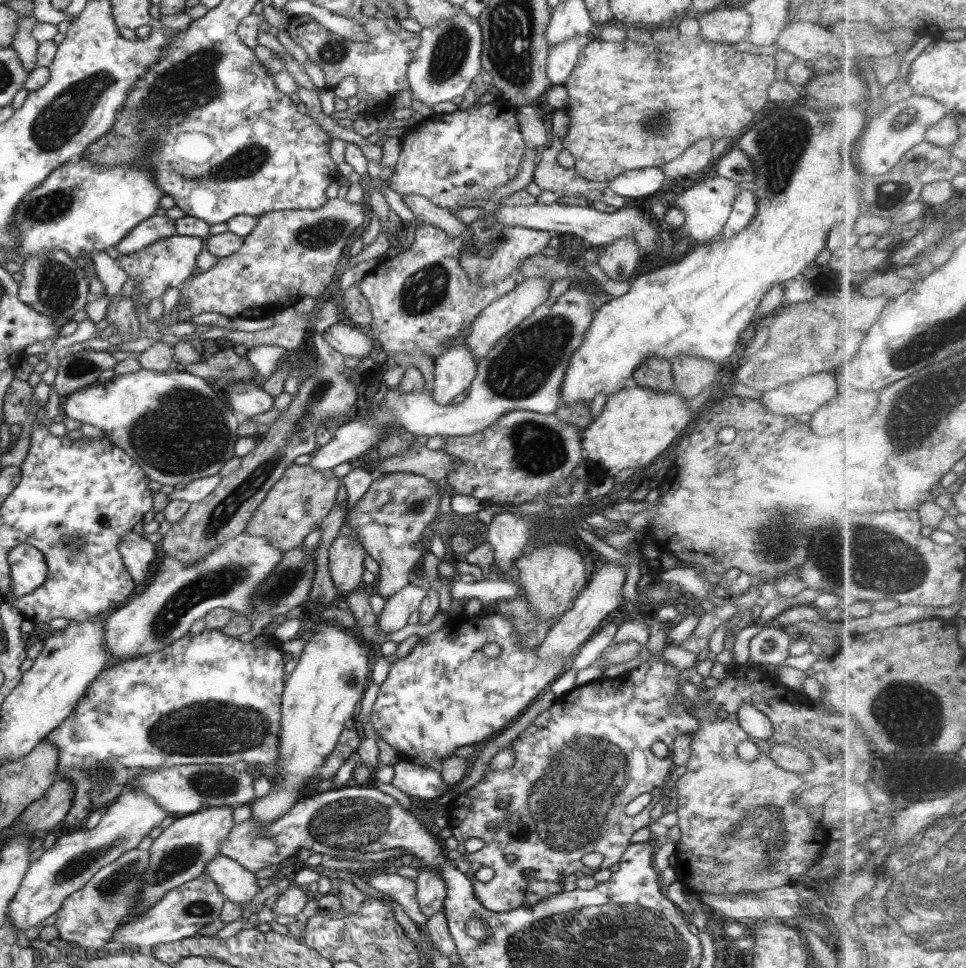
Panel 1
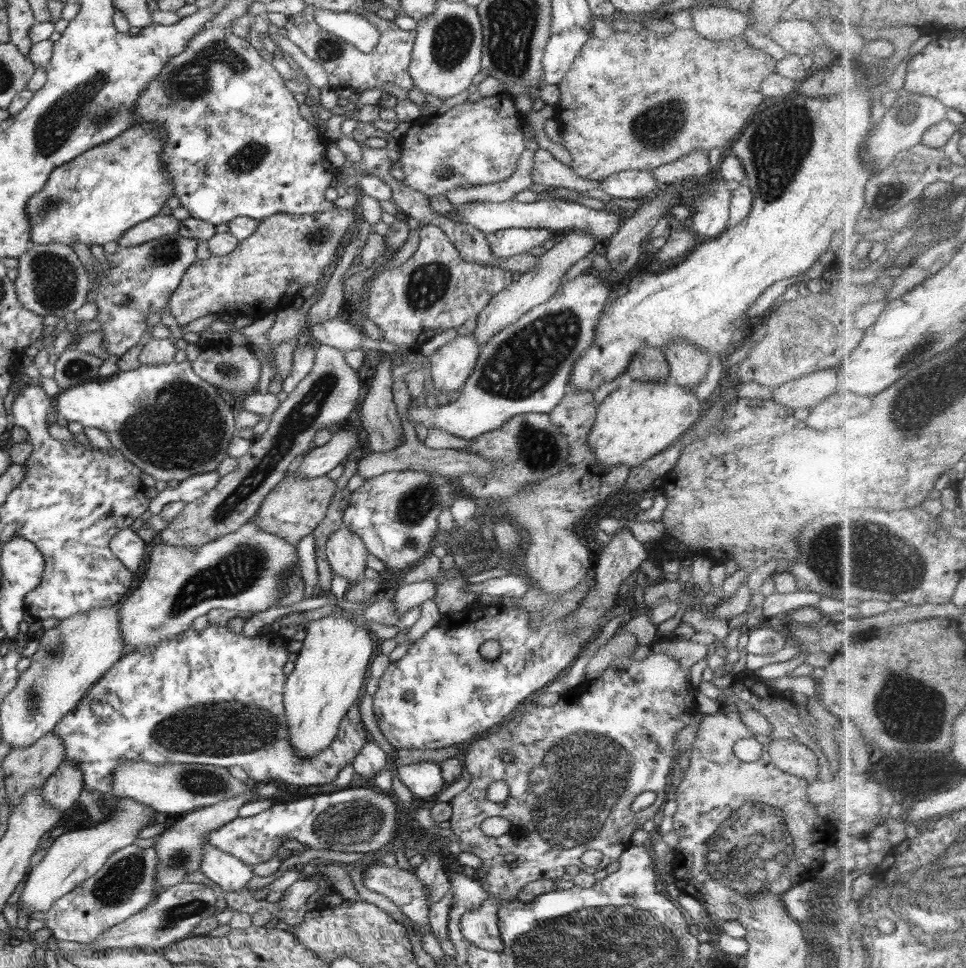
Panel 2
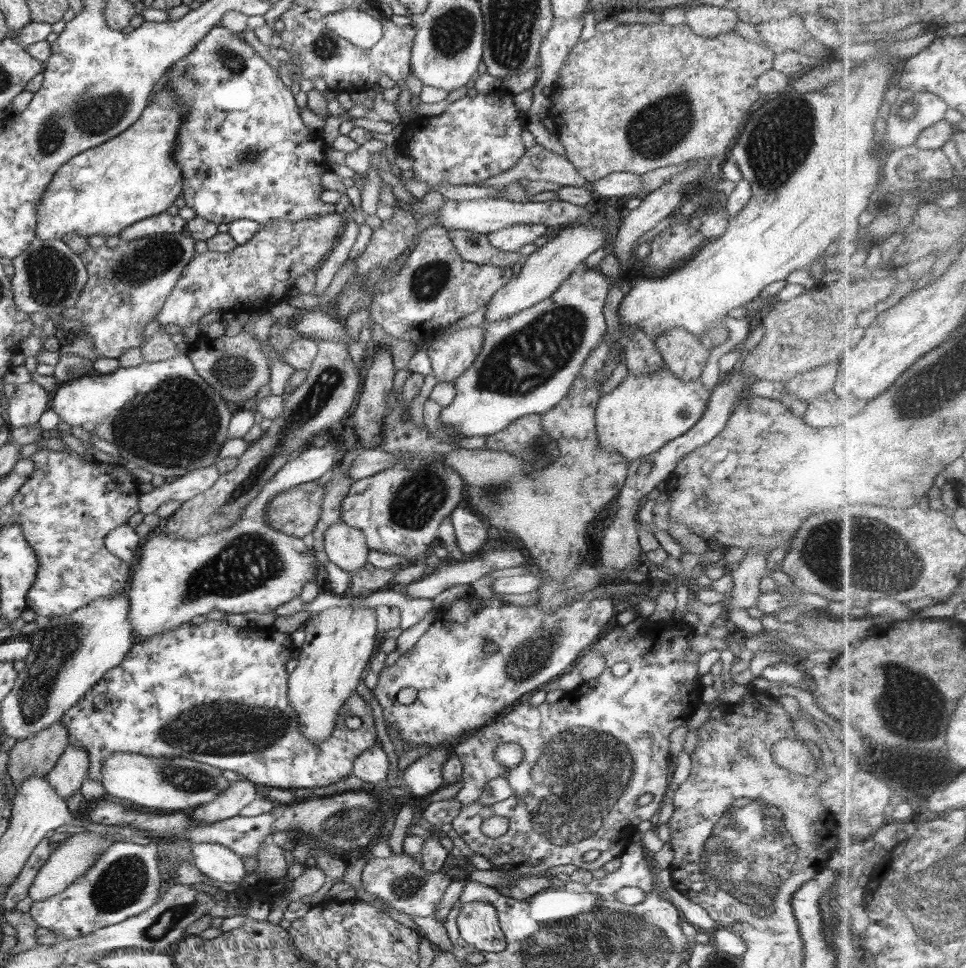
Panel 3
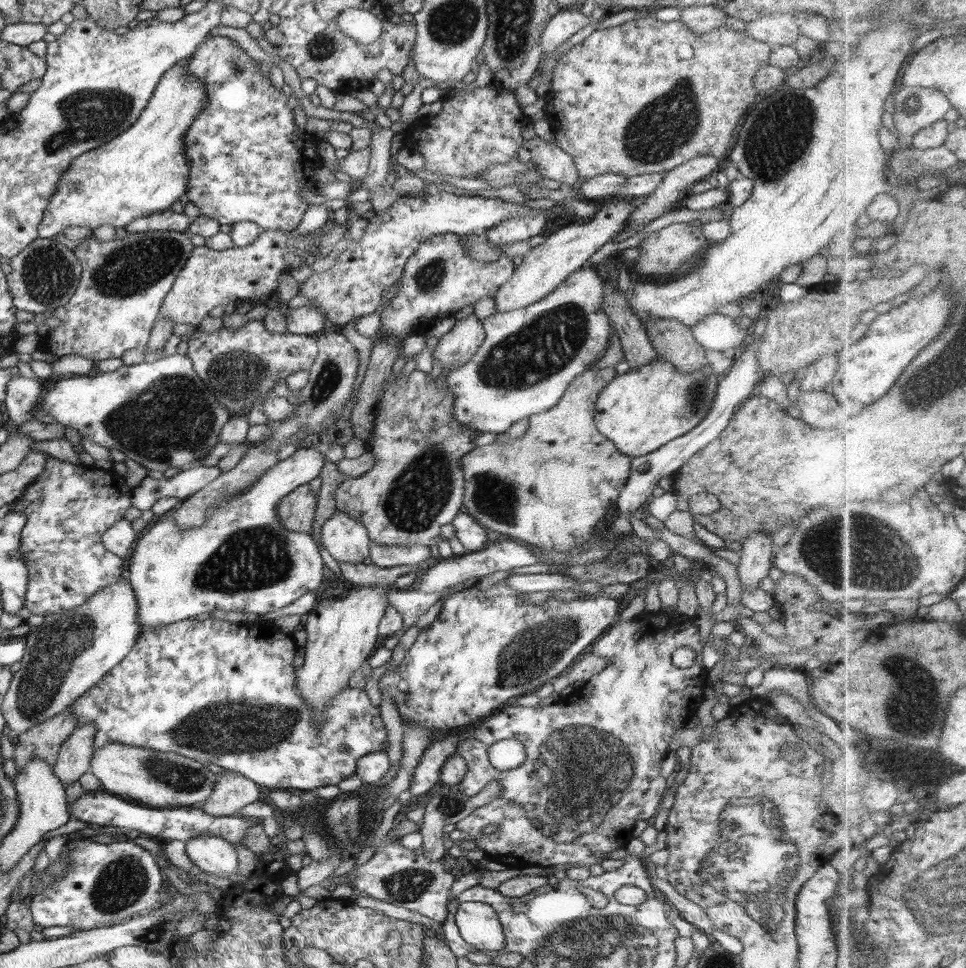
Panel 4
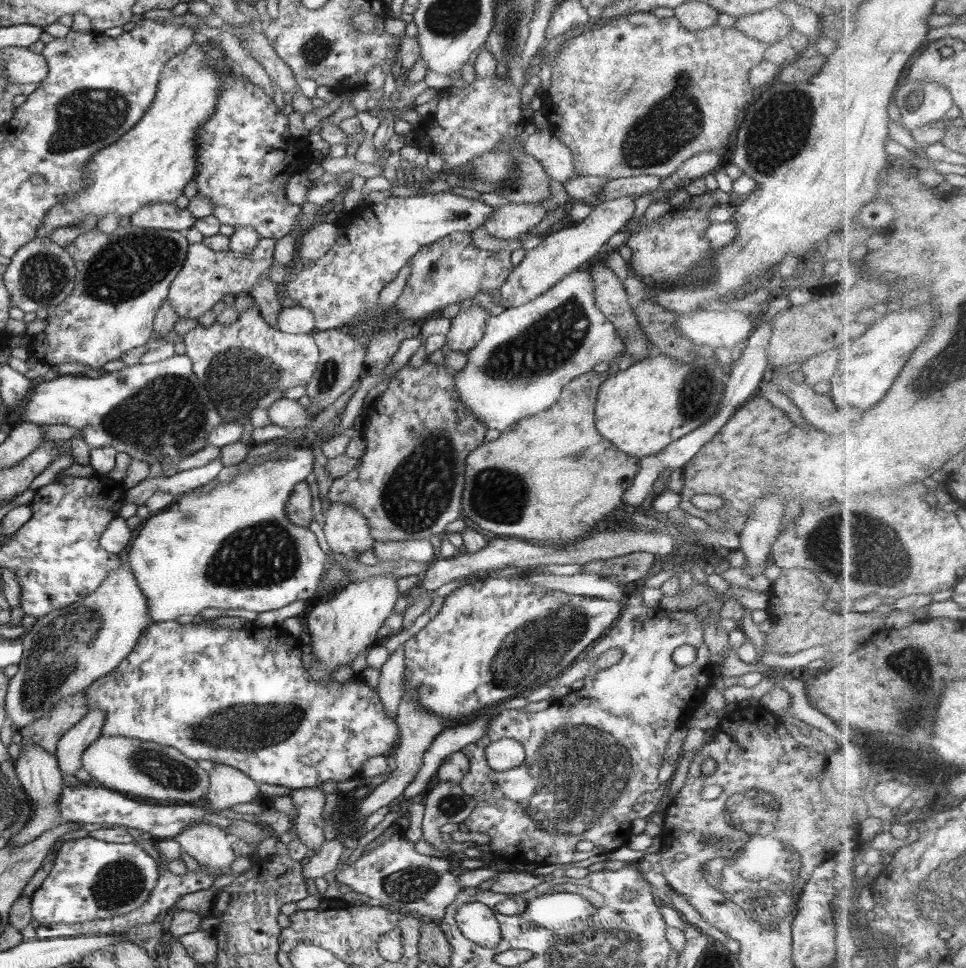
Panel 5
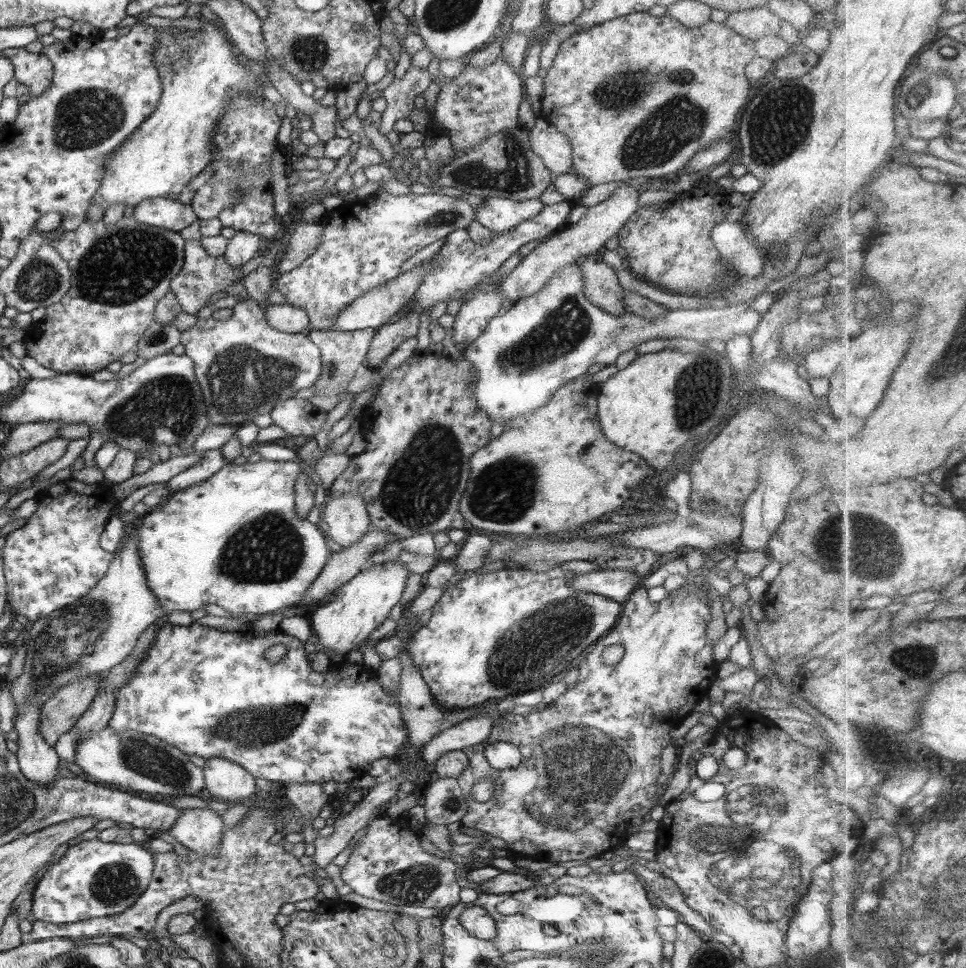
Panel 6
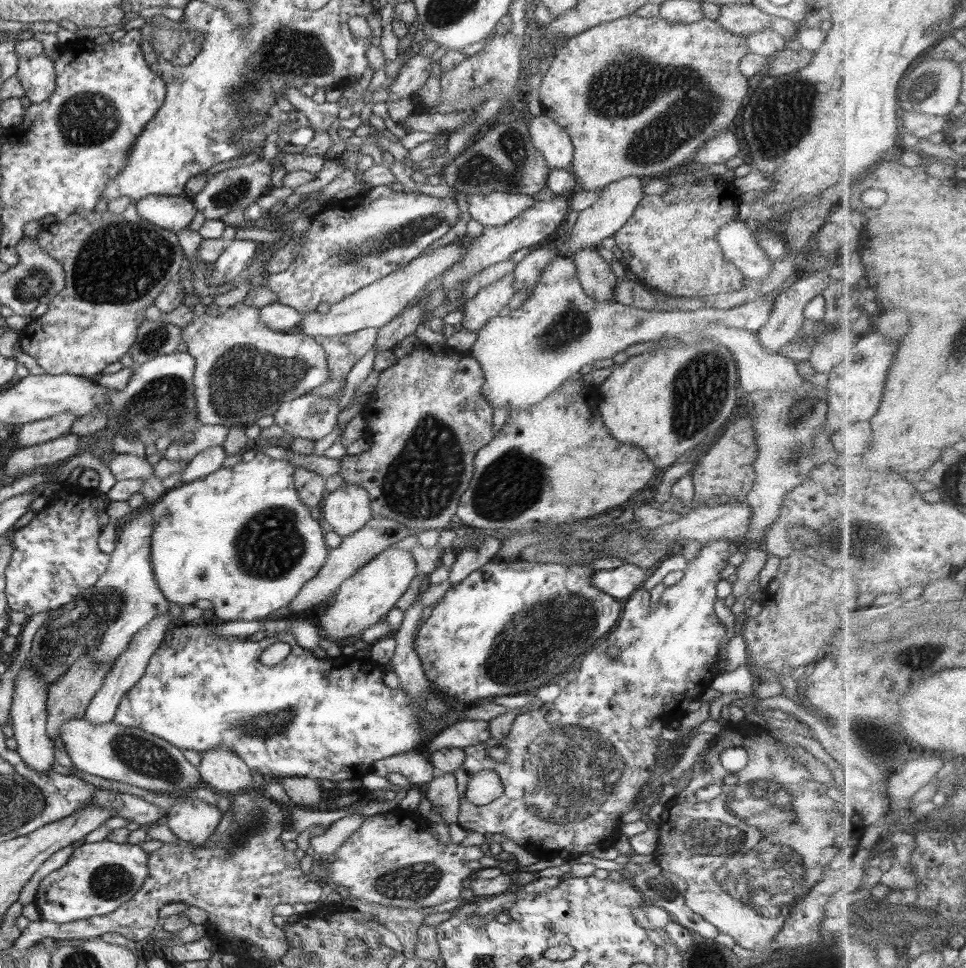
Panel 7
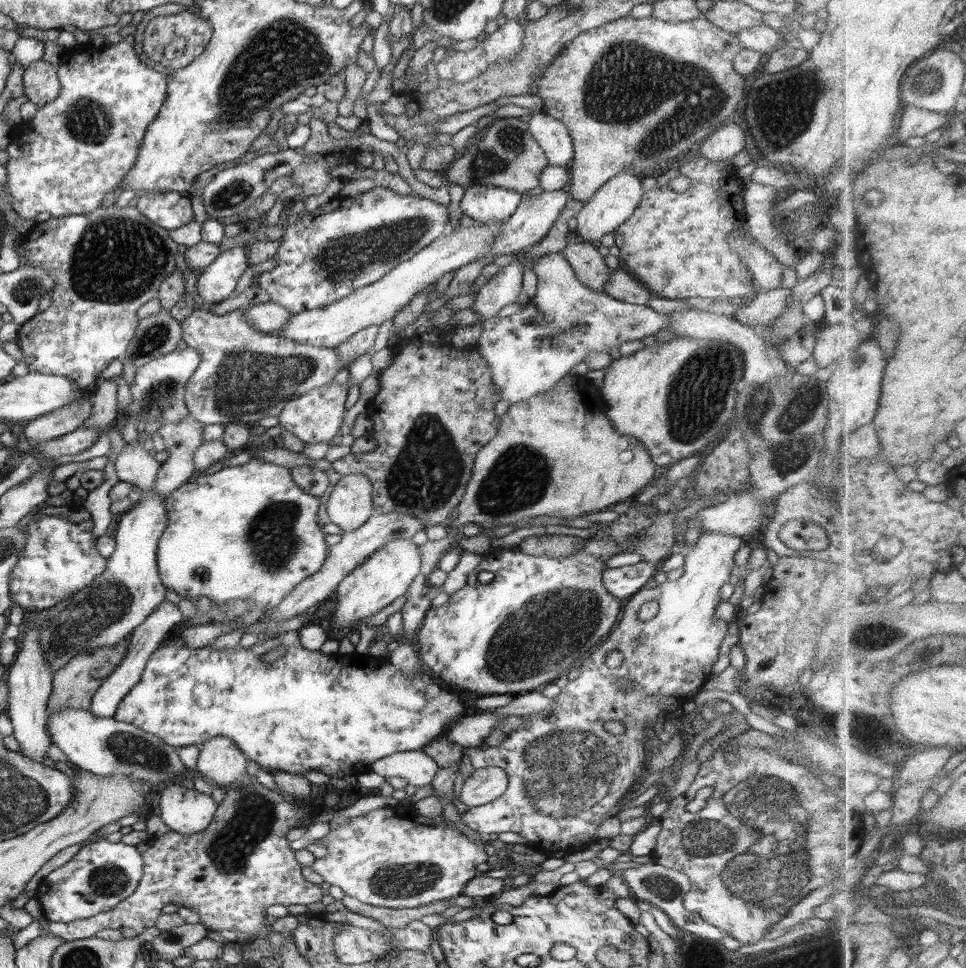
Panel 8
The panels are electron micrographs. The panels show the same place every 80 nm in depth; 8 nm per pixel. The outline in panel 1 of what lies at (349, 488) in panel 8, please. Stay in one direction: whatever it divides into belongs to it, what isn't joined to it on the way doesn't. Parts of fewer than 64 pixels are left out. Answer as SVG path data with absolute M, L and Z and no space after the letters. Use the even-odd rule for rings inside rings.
M340 534L330 545L328 569L341 598L364 584L364 560L367 556L359 541L352 541Z

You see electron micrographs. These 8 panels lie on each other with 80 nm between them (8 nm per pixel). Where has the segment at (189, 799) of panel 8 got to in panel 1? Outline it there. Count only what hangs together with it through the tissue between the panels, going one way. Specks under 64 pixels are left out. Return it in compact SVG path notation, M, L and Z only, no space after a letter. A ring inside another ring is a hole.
M219 854L206 867L205 873L218 885L222 896L234 904L249 906L261 891L255 873L246 870L236 860Z

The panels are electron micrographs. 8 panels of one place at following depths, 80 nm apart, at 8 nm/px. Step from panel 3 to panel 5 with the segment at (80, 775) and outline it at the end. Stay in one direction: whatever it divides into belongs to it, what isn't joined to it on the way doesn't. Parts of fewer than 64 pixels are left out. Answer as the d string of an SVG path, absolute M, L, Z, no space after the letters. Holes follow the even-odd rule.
M101 708L89 710L78 724L68 729L58 741L55 754L58 769L62 773L75 776L82 769L82 755L98 737L104 724L104 711Z

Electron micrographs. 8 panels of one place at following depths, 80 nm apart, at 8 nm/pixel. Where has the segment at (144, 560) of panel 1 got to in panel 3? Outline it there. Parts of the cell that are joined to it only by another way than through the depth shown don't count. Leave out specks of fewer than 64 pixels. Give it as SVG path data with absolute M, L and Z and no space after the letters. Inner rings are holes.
M122 525L106 535L104 547L126 565L134 564L140 549L140 536L132 526Z

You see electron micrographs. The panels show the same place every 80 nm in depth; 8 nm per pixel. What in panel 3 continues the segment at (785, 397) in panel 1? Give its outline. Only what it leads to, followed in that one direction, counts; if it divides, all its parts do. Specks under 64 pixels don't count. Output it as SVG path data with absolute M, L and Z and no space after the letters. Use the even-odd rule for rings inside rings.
M825 364L795 376L786 384L785 390L786 394L793 394L793 397L790 398L800 398L800 400L805 400L812 405L815 398L832 391L834 383L834 367Z

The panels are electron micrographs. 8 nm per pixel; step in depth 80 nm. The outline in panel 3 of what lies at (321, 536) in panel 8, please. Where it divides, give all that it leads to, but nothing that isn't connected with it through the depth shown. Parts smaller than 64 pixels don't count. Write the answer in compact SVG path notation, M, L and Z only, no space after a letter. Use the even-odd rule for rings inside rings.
M326 443L322 448L315 446L304 448L300 456L289 460L269 481L258 497L250 501L242 517L228 529L218 533L202 535L194 541L174 539L166 535L163 524L153 530L147 537L146 543L138 549L136 566L131 568L132 581L128 582L125 593L130 601L128 623L132 626L135 644L146 641L159 633L168 633L182 624L192 621L194 616L202 616L213 610L223 610L232 614L245 612L260 612L260 614L274 612L278 606L298 598L303 584L318 576L318 566L315 566L316 557L310 540L288 537L286 534L274 531L266 525L266 510L274 496L286 492L298 484L310 483L318 480L333 466L337 465L339 448L334 443Z

